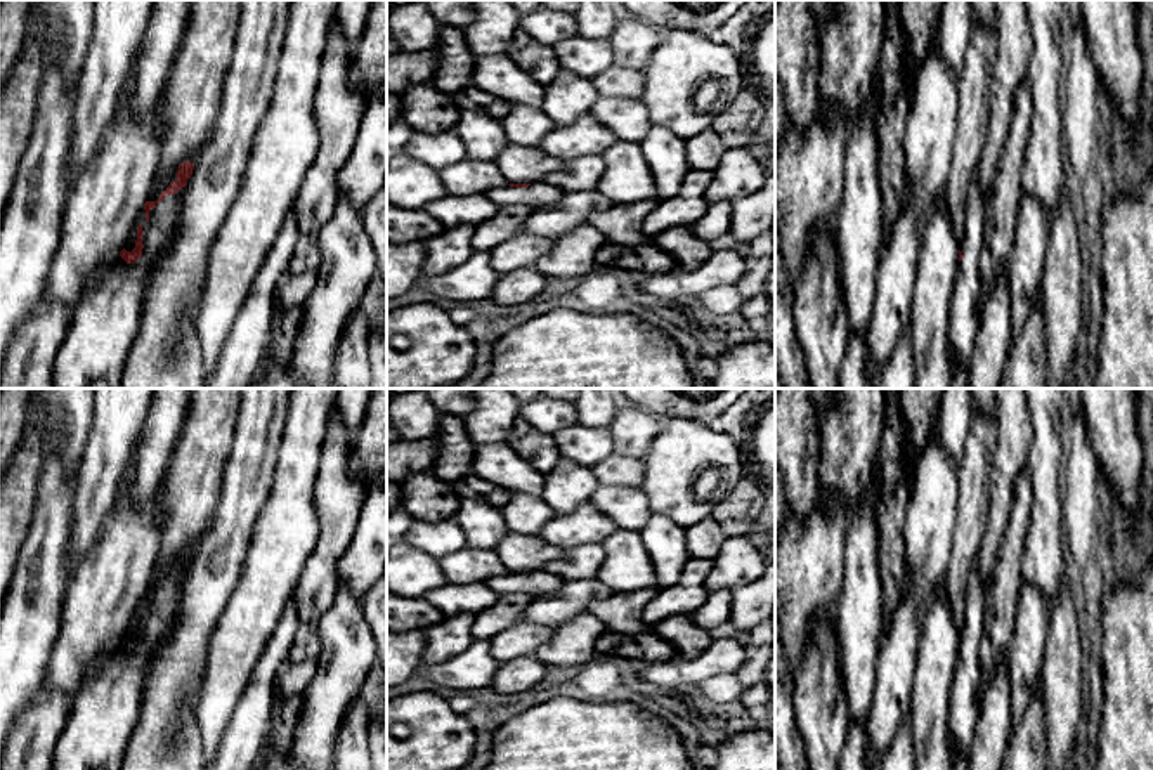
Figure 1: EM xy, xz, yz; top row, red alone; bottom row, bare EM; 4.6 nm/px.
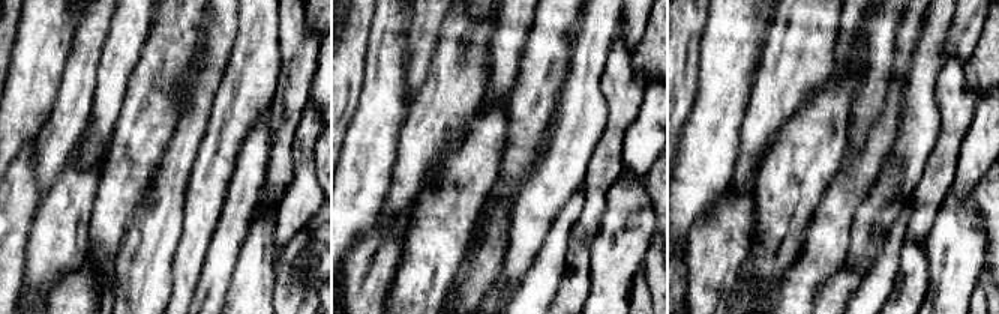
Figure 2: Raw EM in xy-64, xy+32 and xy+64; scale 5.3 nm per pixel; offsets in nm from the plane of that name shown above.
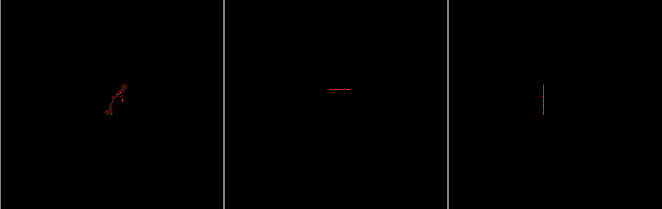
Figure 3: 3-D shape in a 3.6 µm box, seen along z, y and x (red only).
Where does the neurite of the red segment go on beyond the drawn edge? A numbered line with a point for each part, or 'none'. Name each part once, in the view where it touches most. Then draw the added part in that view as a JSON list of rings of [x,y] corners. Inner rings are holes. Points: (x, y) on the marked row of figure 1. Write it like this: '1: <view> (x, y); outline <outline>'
1: xy (94, 352); outline [[[186,187],[165,196],[144,224],[144,251],[134,264],[121,257],[73,312],[55,357],[54,388],[121,388],[125,364],[139,333],[146,283],[179,227]]]

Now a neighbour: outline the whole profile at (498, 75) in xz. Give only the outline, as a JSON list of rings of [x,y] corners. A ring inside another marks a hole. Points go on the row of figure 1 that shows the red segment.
[[[506,52],[479,55],[472,85],[511,106],[541,108],[544,99],[544,85],[517,66]]]

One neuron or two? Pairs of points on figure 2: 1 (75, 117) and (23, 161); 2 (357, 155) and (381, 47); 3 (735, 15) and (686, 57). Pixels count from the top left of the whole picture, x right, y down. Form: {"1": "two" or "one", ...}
{"1": "two", "2": "one", "3": "two"}

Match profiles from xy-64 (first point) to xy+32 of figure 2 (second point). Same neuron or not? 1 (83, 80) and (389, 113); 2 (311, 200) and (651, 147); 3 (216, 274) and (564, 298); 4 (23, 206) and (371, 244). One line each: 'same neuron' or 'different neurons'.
1: different neurons
2: different neurons
3: different neurons
4: different neurons

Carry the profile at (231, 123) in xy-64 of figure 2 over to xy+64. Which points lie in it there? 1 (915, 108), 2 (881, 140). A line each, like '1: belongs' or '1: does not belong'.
1: belongs
2: does not belong

